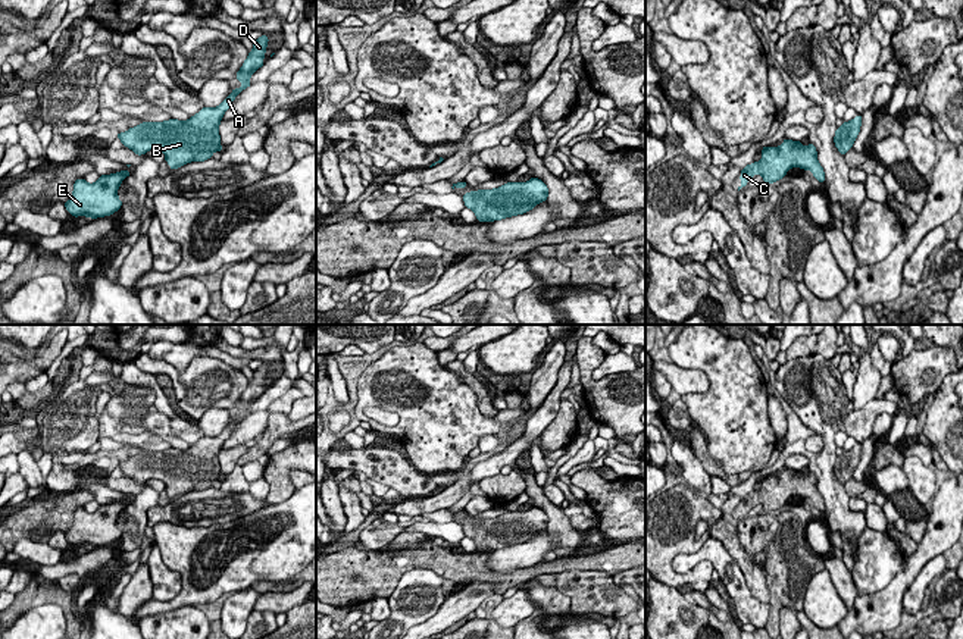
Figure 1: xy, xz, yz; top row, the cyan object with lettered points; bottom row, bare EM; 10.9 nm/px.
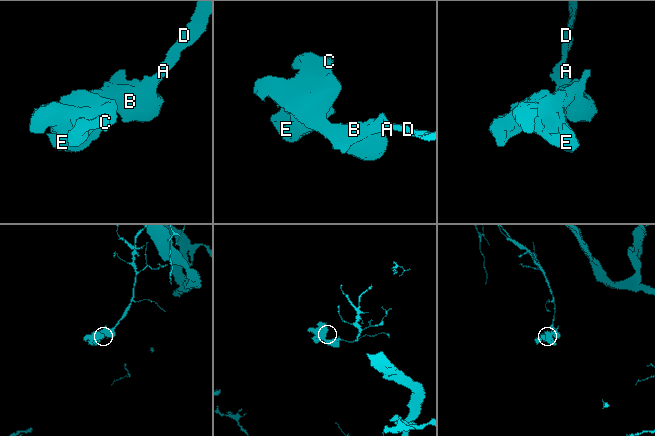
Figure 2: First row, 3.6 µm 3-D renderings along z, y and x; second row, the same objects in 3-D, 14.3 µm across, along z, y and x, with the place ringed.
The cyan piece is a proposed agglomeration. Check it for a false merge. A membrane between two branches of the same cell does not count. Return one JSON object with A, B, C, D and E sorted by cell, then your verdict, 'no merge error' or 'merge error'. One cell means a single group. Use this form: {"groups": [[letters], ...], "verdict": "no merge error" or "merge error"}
{"groups": [["A", "B", "C", "D", "E"]], "verdict": "no merge error"}

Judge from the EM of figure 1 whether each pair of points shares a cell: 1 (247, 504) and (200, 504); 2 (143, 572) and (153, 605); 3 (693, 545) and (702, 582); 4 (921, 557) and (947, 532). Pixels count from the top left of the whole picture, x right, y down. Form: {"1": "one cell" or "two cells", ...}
{"1": "one cell", "2": "two cells", "3": "one cell", "4": "one cell"}

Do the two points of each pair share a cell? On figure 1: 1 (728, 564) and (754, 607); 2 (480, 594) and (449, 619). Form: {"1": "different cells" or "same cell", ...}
{"1": "same cell", "2": "same cell"}

